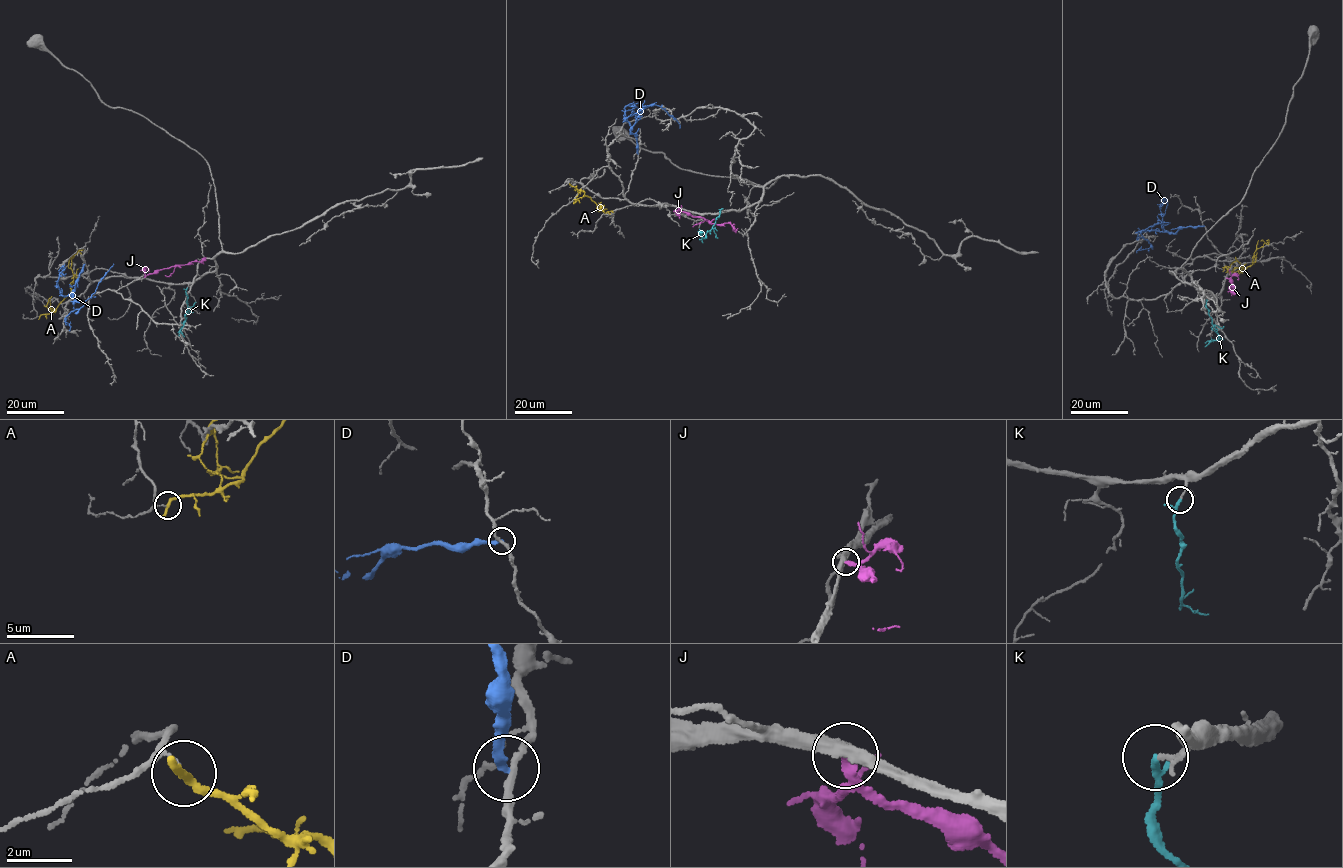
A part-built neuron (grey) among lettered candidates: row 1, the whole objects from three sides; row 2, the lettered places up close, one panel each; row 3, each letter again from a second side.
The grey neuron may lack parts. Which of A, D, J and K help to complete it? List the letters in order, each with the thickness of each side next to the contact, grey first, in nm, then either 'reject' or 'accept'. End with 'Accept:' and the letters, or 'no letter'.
A: 80 nm thick on the grey side, 320 nm on the other; reject
D: 200 nm thick on the grey side, 260 nm on the other; reject
J: 420 nm thick on the grey side, 170 nm on the other; reject
K: 110 nm thick on the grey side, 150 nm on the other; accept
Accept: K

